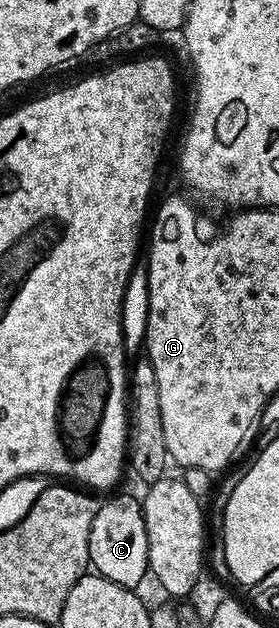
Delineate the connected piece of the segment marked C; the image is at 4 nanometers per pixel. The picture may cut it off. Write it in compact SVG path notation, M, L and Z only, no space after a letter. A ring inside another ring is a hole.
M122 491L118 497L101 501L99 511L95 515L95 523L91 523L91 539L89 540L89 565L100 576L119 583L124 589L136 590L137 584L149 573L149 548L147 547L147 527L141 510L142 502L136 501L128 491Z

